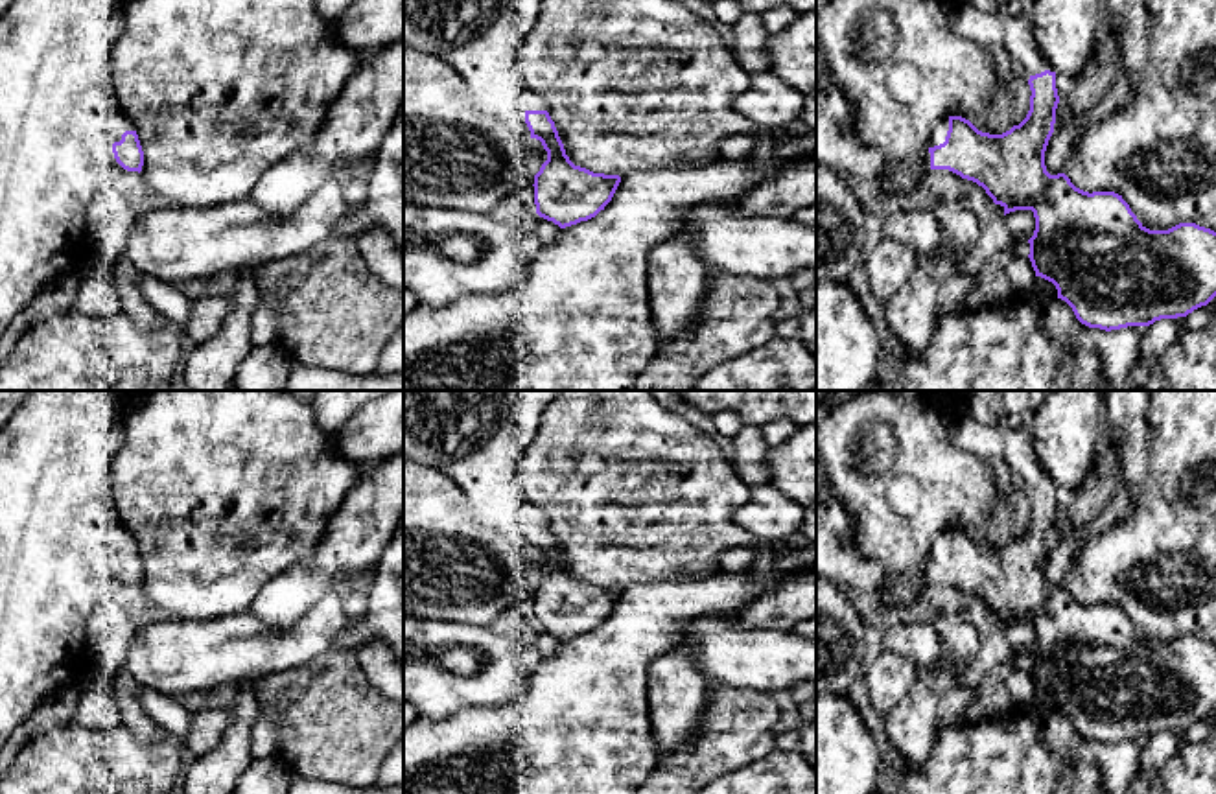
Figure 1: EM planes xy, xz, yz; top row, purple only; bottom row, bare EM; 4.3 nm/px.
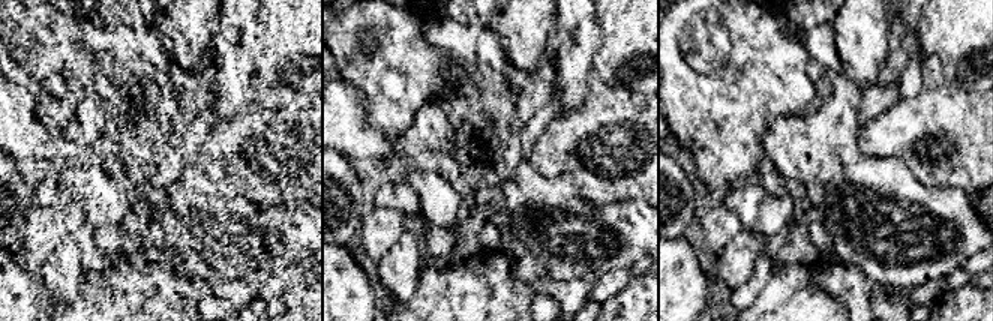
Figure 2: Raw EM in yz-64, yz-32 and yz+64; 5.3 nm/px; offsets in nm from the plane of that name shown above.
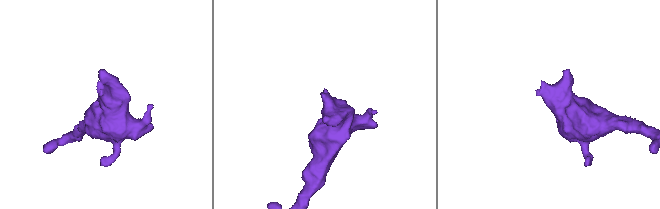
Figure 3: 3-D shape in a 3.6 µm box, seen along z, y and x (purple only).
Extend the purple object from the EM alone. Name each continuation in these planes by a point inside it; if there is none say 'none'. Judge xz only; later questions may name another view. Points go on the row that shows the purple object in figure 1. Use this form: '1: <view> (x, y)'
1: xz (481, 39)

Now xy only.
1: xy (120, 124)

